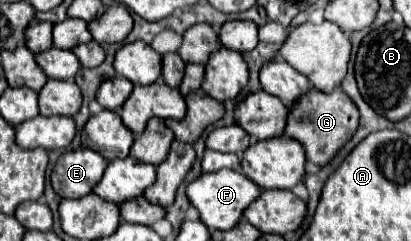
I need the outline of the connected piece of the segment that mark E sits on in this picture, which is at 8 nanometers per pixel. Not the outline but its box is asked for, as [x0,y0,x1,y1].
[52,148,108,198]

